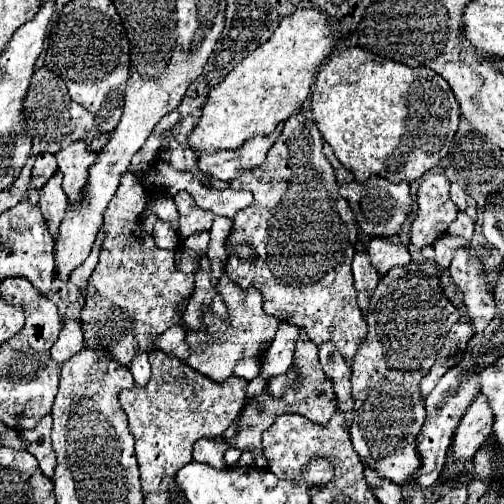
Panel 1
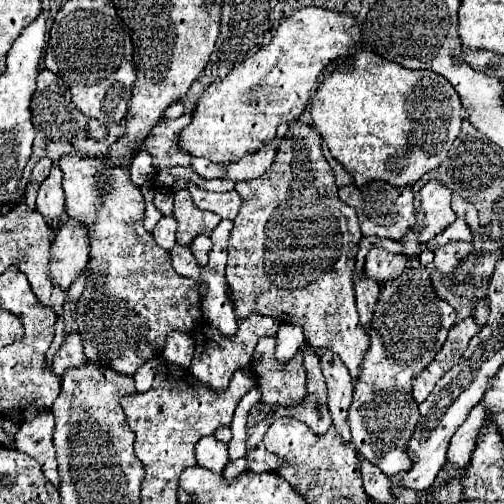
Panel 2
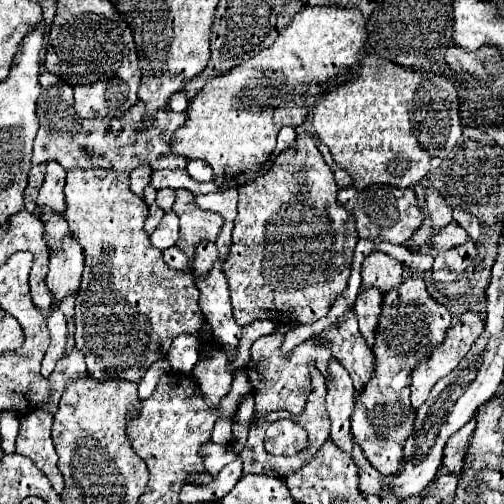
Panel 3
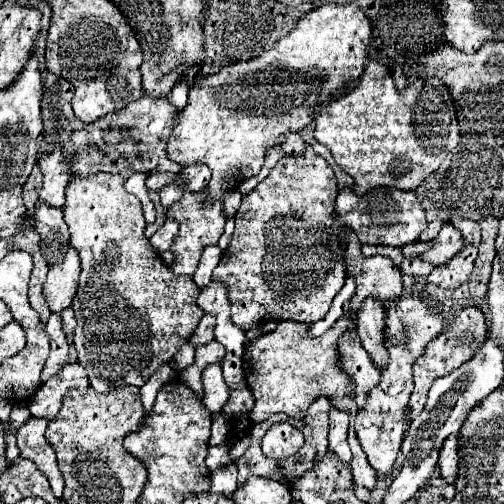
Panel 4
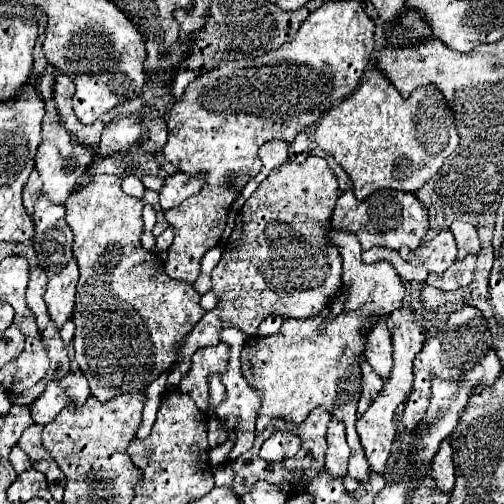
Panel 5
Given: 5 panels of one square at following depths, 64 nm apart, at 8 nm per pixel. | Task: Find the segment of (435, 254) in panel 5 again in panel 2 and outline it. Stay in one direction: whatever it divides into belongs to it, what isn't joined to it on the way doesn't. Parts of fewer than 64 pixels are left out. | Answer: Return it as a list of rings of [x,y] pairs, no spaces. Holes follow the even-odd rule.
[[[456,218],[440,236],[436,236],[436,244],[446,244],[450,240],[466,240],[470,242],[472,240],[472,230],[470,226],[464,222],[464,218]]]

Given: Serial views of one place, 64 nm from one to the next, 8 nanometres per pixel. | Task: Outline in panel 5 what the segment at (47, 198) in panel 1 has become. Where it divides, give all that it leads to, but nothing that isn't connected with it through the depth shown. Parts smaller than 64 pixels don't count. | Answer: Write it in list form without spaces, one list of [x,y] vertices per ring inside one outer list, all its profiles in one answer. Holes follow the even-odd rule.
[[[48,66],[38,78],[38,92],[46,104],[46,116],[44,116],[44,124],[42,124],[42,142],[36,152],[36,170],[44,182],[42,194],[46,194],[56,204],[64,204],[70,190],[78,184],[78,178],[84,174],[86,164],[90,164],[92,152],[88,152],[86,148],[76,144],[76,140],[70,138],[70,134],[66,132],[66,128],[60,124],[60,120],[56,116],[56,108],[52,104],[52,76],[54,74],[56,74],[56,70],[52,66]]]

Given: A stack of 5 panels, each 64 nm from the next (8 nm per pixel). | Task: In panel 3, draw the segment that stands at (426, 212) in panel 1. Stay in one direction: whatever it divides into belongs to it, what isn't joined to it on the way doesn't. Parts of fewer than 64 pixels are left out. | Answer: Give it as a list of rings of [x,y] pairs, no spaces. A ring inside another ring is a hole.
[[[436,188],[426,190],[426,208],[430,212],[432,234],[440,232],[446,224],[452,222],[452,208],[446,200],[442,202],[442,196],[440,196],[440,192],[436,192]]]

